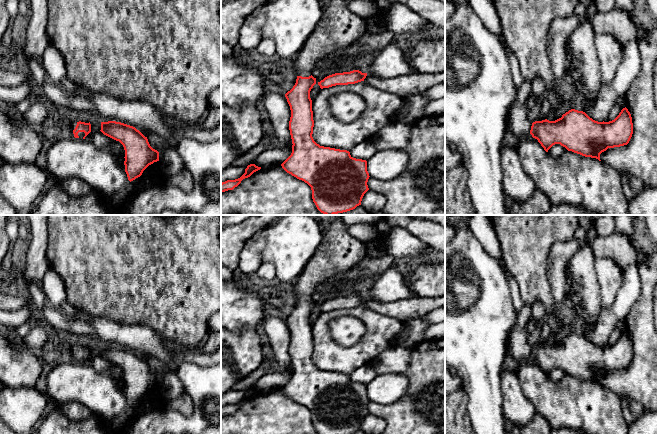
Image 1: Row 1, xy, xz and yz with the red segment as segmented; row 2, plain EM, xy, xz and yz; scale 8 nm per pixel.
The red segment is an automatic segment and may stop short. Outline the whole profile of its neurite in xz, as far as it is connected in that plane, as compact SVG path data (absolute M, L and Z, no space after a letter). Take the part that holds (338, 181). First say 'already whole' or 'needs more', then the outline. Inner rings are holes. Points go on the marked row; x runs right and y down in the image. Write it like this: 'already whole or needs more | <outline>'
needs more | M329 0L323 4L322 17L302 47L294 62L297 73L296 83L285 94L290 106L289 130L292 139L292 153L281 164L292 176L307 183L312 190L312 199L317 209L325 215L347 212L361 205L364 194L369 190L367 161L353 158L347 150L324 147L317 144L313 137L313 111L310 91L316 84L312 71L318 61L337 50L346 48L367 32L365 19L352 13L345 0Z

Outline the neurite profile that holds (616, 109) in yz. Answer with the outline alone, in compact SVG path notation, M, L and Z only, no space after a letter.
M615 103L615 105L611 109L609 115L607 116L604 122L609 122L609 121L614 120L619 115L621 110L622 108L618 104Z

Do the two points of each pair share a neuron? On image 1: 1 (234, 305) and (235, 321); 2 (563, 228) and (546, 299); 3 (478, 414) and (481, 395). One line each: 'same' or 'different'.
1: same
2: same
3: same

